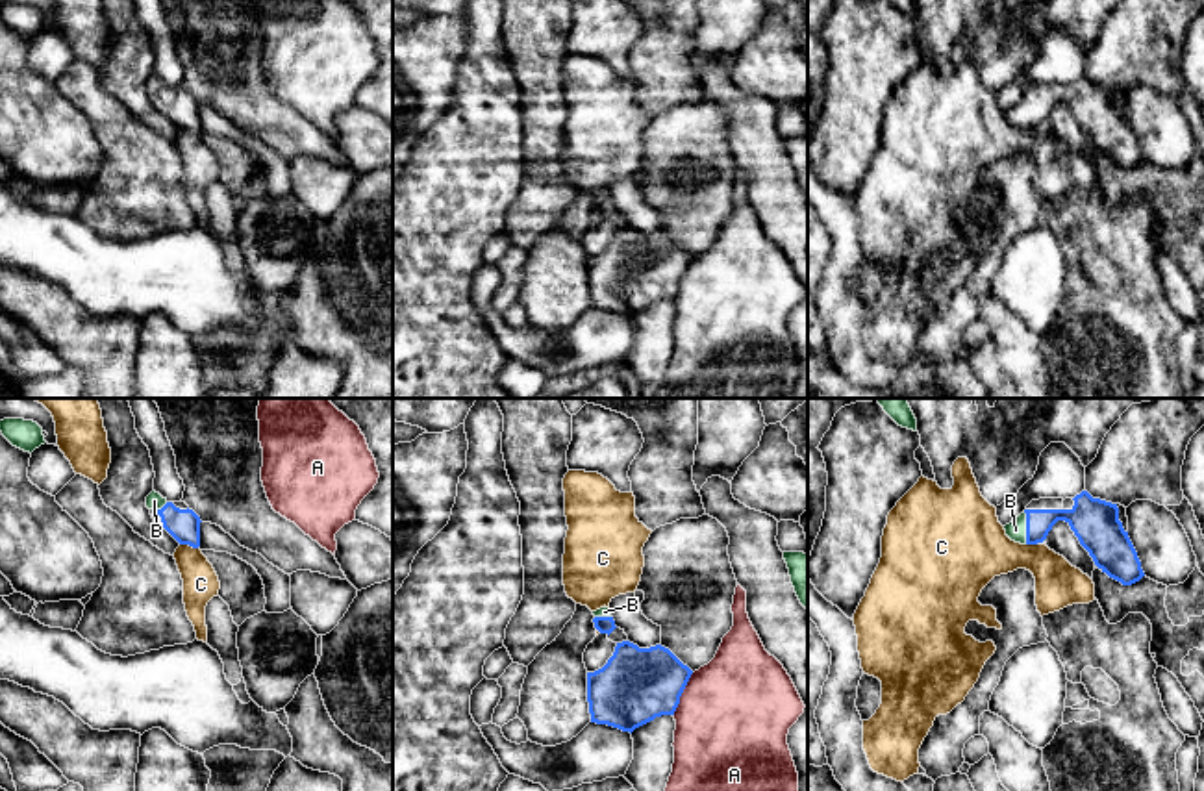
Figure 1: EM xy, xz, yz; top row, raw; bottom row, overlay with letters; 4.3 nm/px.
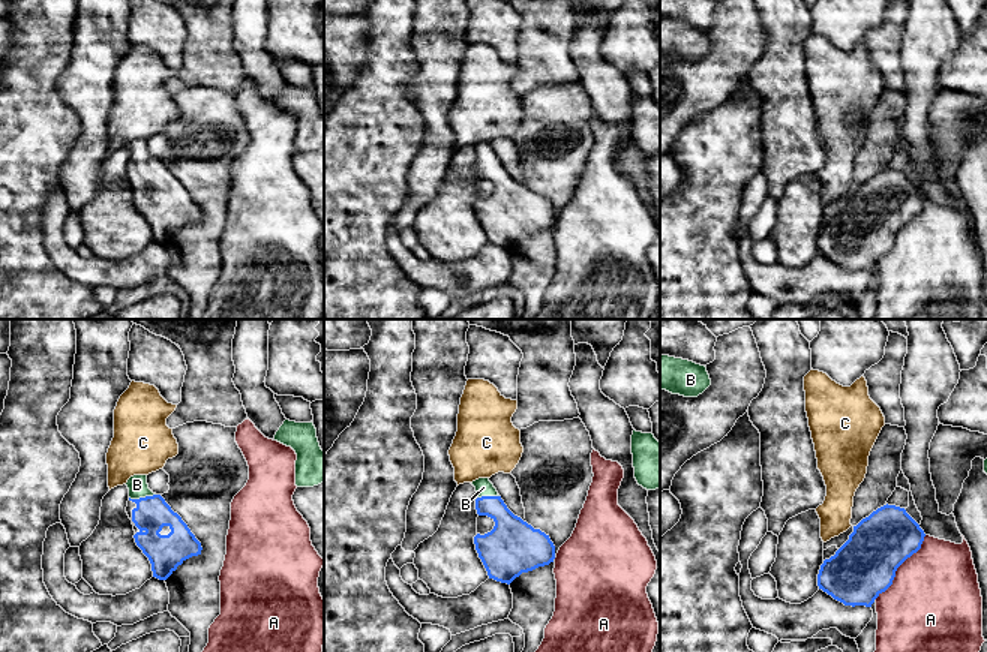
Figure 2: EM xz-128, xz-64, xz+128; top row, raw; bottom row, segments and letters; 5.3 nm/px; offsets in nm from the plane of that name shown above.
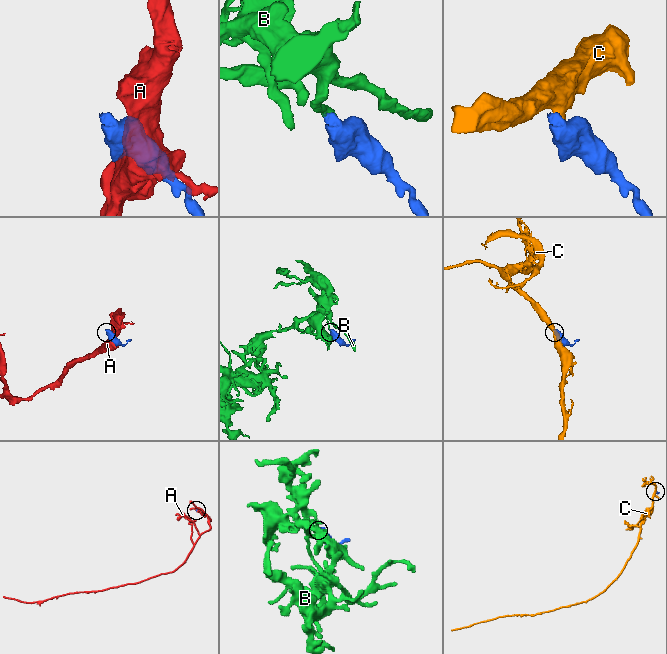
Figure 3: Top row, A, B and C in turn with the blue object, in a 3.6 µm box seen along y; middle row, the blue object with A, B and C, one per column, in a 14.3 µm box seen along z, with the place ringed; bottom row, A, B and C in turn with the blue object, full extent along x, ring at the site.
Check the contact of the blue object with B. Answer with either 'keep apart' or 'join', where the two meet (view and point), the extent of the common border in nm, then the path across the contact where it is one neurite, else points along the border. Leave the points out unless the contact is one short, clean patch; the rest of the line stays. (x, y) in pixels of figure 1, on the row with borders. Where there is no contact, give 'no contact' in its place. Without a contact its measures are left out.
join | yz (1027, 528) | 140 nm | across yz (1082, 519), (1051, 515), (1027, 528), (1015, 530)

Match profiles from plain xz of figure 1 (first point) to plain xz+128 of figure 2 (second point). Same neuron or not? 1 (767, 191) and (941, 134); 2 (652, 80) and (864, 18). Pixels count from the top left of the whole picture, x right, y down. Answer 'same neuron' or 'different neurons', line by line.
1: different neurons
2: different neurons

